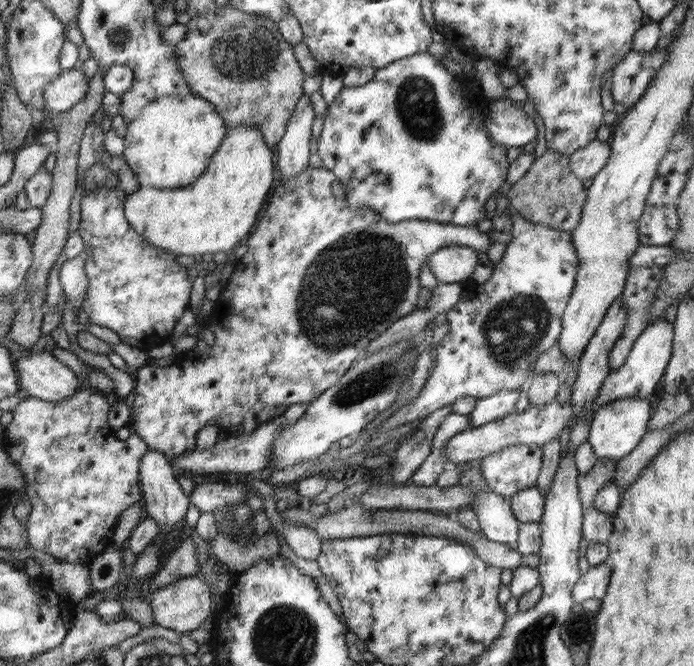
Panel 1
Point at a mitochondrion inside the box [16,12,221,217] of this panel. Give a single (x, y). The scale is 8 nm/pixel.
(119, 37)

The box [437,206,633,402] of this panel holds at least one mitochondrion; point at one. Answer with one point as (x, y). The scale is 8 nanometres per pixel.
(512, 329)

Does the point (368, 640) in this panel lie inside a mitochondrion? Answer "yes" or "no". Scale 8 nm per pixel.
no

